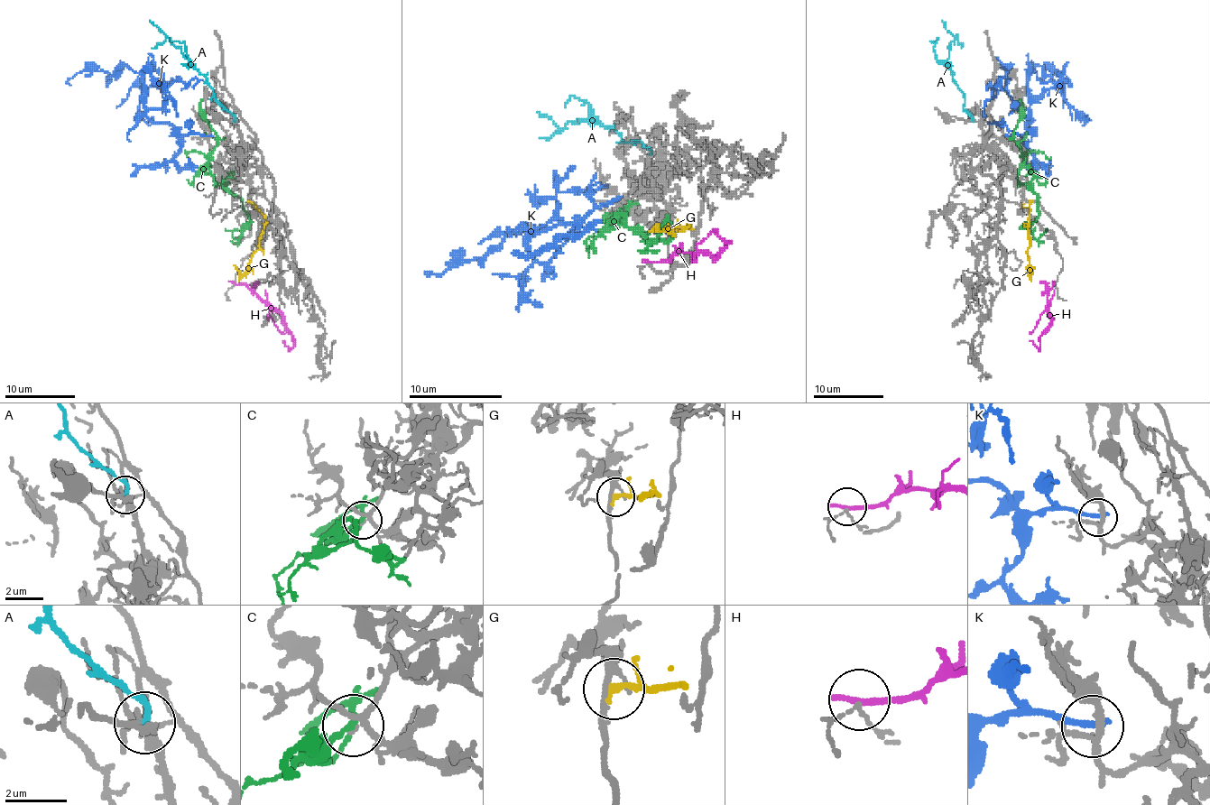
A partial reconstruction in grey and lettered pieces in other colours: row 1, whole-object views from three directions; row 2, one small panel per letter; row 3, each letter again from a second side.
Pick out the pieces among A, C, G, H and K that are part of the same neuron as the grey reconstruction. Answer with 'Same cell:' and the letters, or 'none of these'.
Same cell: A

